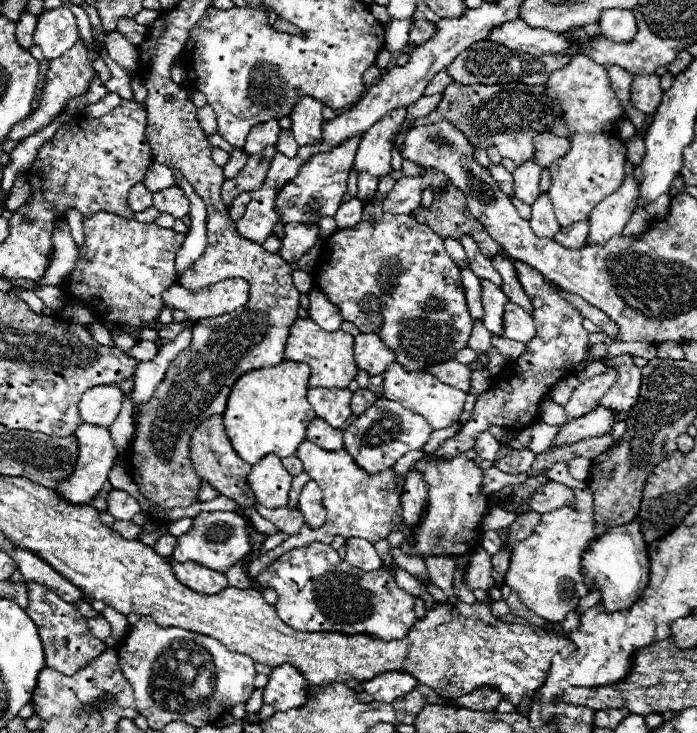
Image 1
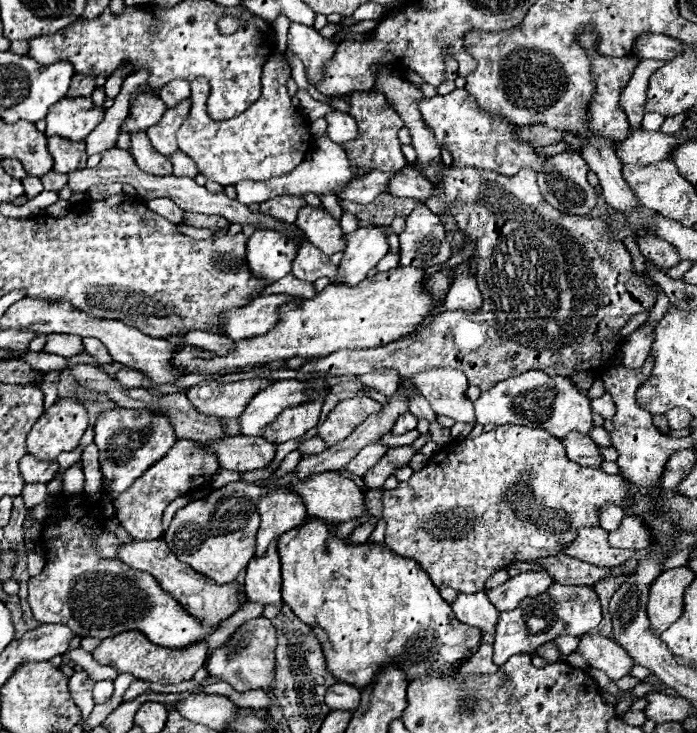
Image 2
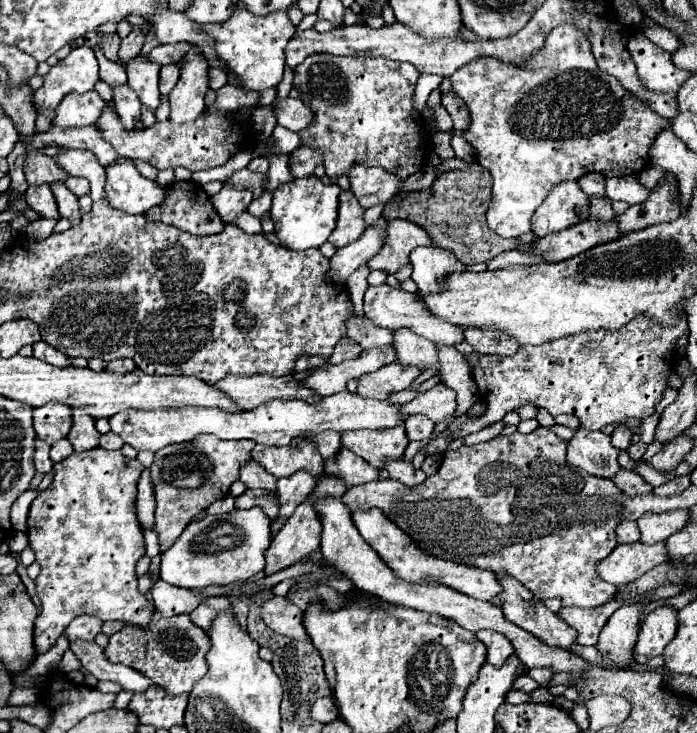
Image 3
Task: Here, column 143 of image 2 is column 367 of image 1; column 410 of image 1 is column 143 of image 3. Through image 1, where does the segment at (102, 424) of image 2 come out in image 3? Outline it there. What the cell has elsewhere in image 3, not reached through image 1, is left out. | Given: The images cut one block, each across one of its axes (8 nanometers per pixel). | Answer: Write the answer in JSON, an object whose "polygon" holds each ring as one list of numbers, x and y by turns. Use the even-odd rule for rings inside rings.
{"polygon":[[348,390,324,396,318,404,306,404,302,400,270,400,256,410,242,414,226,414,218,408,182,408,182,410,126,410,110,418,112,432,124,438,126,444,136,450,158,452,170,444,188,442,198,434,214,434,222,440,254,440,256,444,266,446,288,446,290,440,302,432,324,432,324,430,384,430,394,428,406,422,402,414,402,404,392,404,388,400,368,400,360,398]]}

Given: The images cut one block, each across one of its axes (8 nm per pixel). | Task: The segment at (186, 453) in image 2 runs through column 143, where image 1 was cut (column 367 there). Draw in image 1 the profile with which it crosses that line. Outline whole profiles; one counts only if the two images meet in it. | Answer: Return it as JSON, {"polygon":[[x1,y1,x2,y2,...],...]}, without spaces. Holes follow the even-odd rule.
{"polygon":[[308,440,298,446,296,456,300,458,304,472,312,480,318,480,318,486,322,488,322,496,324,496,322,504,328,510,326,524,320,530,310,530,304,524,296,536,290,536,288,540,284,540,282,544,251,562,248,567,250,578,256,578,272,560,292,548,302,548,302,546,308,546,310,542,330,544,336,534,340,534,344,538,364,538,364,540,376,542,376,540,384,540,390,530,398,530,396,524,402,522,400,496,396,494,396,476,394,476,392,468,388,468,376,476,368,476,362,468,358,468,358,464,352,460,352,456,348,452,344,452,344,450,326,452]]}

